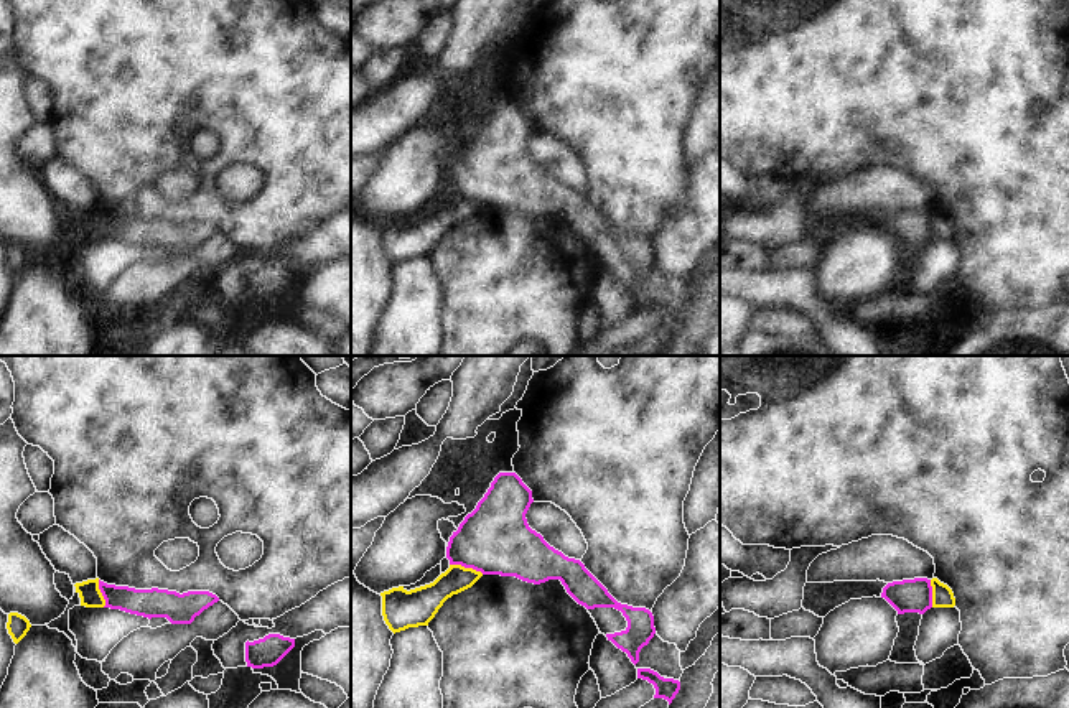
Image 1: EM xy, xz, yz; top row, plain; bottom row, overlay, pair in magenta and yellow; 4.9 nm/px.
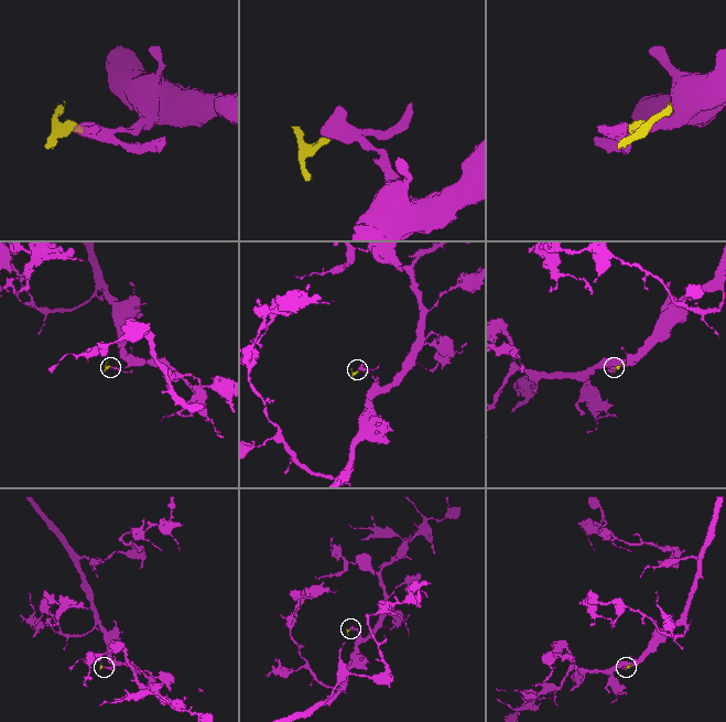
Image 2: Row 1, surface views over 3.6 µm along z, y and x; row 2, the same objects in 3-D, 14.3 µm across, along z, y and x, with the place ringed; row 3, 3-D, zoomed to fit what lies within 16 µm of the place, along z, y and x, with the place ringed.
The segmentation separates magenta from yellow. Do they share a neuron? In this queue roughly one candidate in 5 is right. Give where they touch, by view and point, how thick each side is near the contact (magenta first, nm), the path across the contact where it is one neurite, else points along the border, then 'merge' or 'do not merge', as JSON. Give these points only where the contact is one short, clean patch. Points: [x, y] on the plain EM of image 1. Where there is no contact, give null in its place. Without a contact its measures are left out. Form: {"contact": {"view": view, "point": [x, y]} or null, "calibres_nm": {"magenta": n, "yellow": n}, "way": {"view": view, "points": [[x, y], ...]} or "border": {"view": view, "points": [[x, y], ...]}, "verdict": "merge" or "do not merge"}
{"contact": {"view": "xz", "point": [466, 198]}, "calibres_nm": {"magenta": 360, "yellow": 150}, "border": {"view": "xz", "points": [[450, 195], [471, 198], [483, 204]]}, "verdict": "do not merge"}

